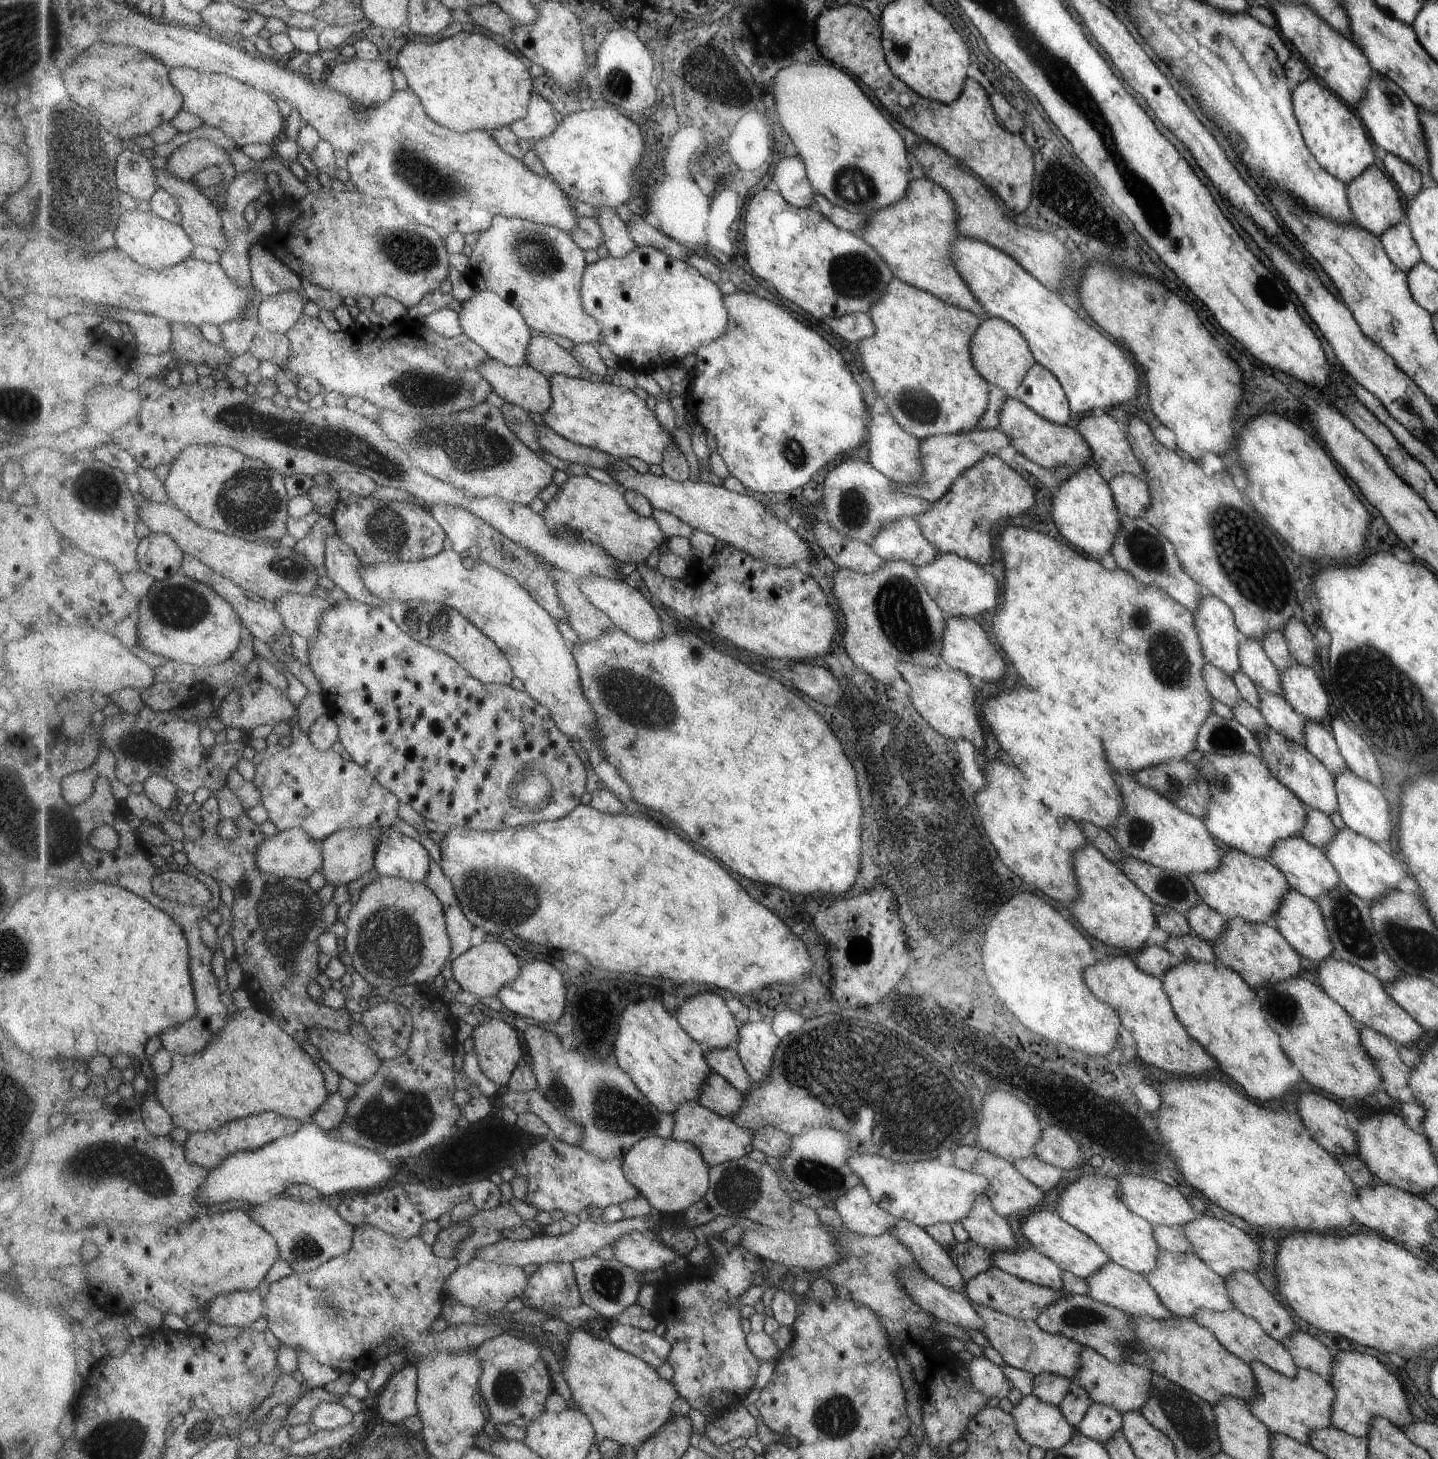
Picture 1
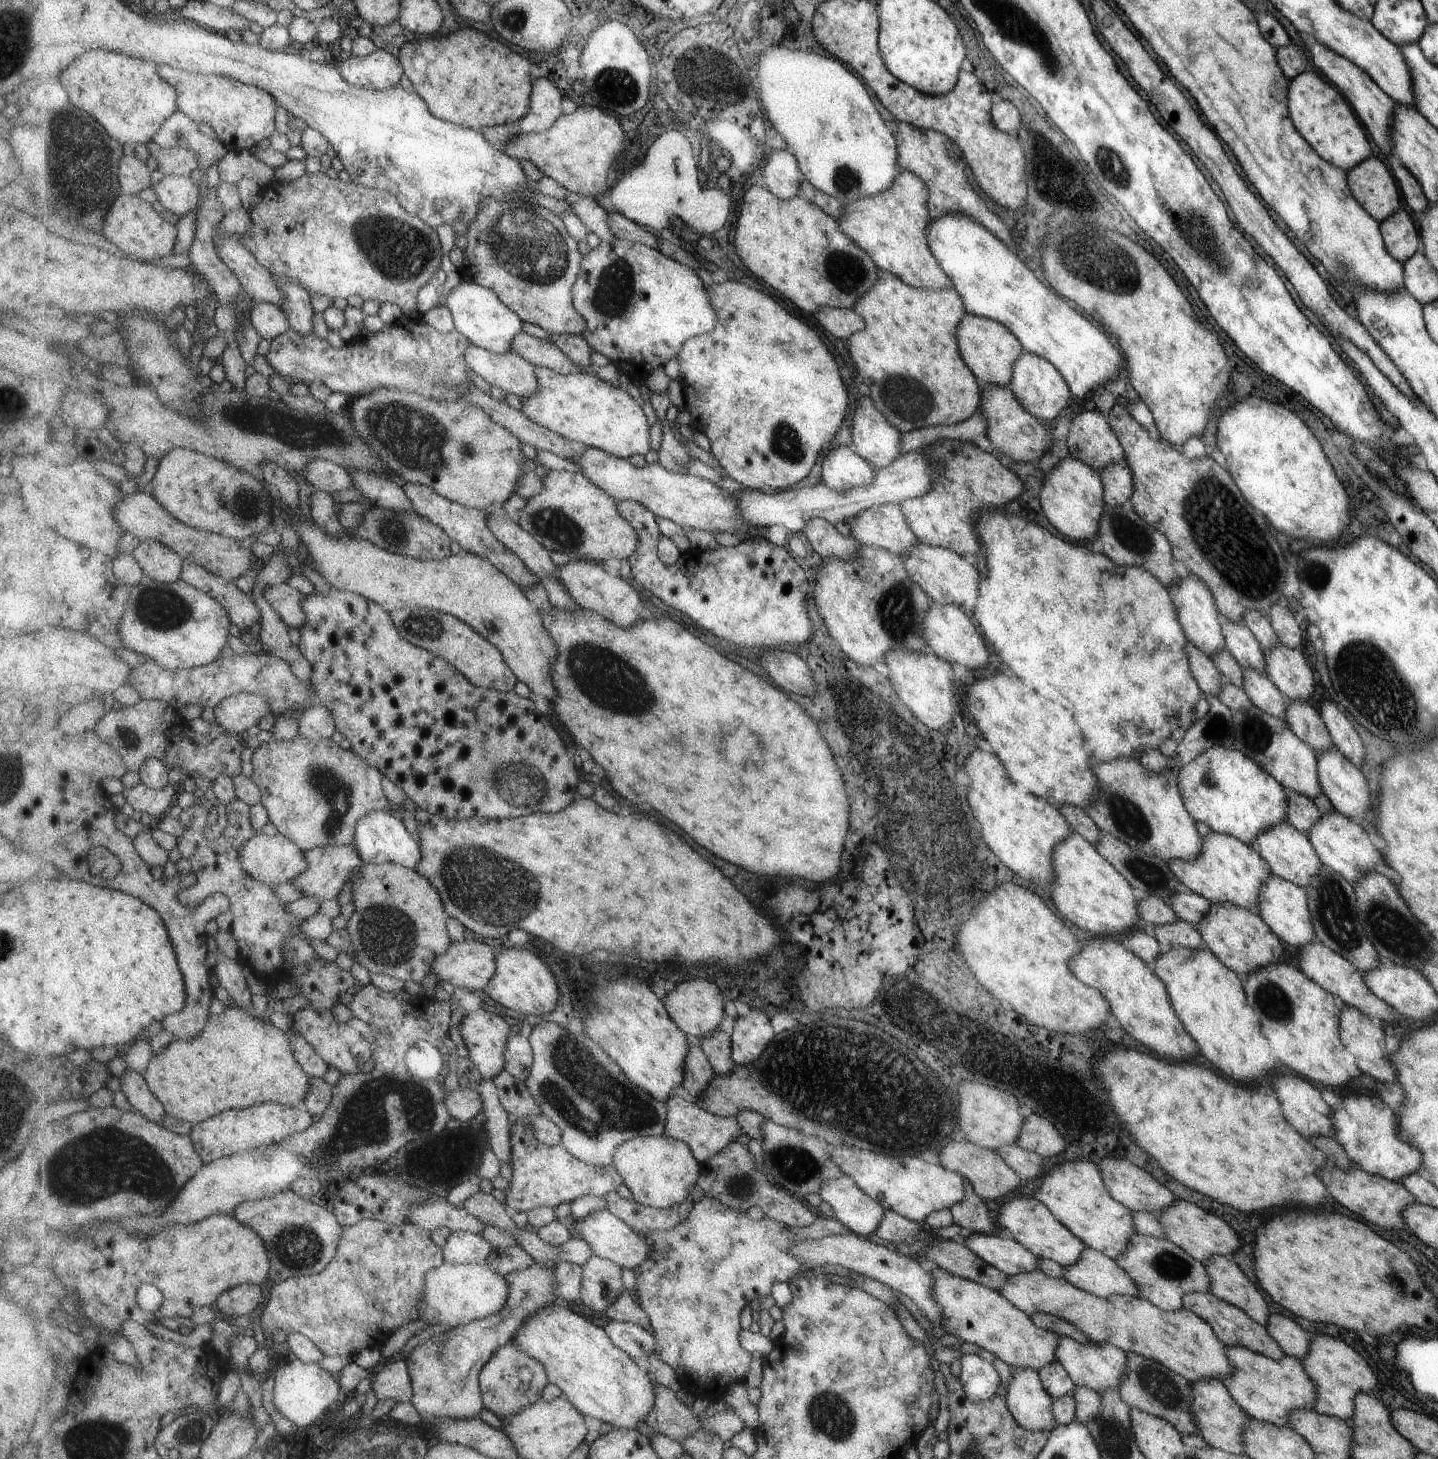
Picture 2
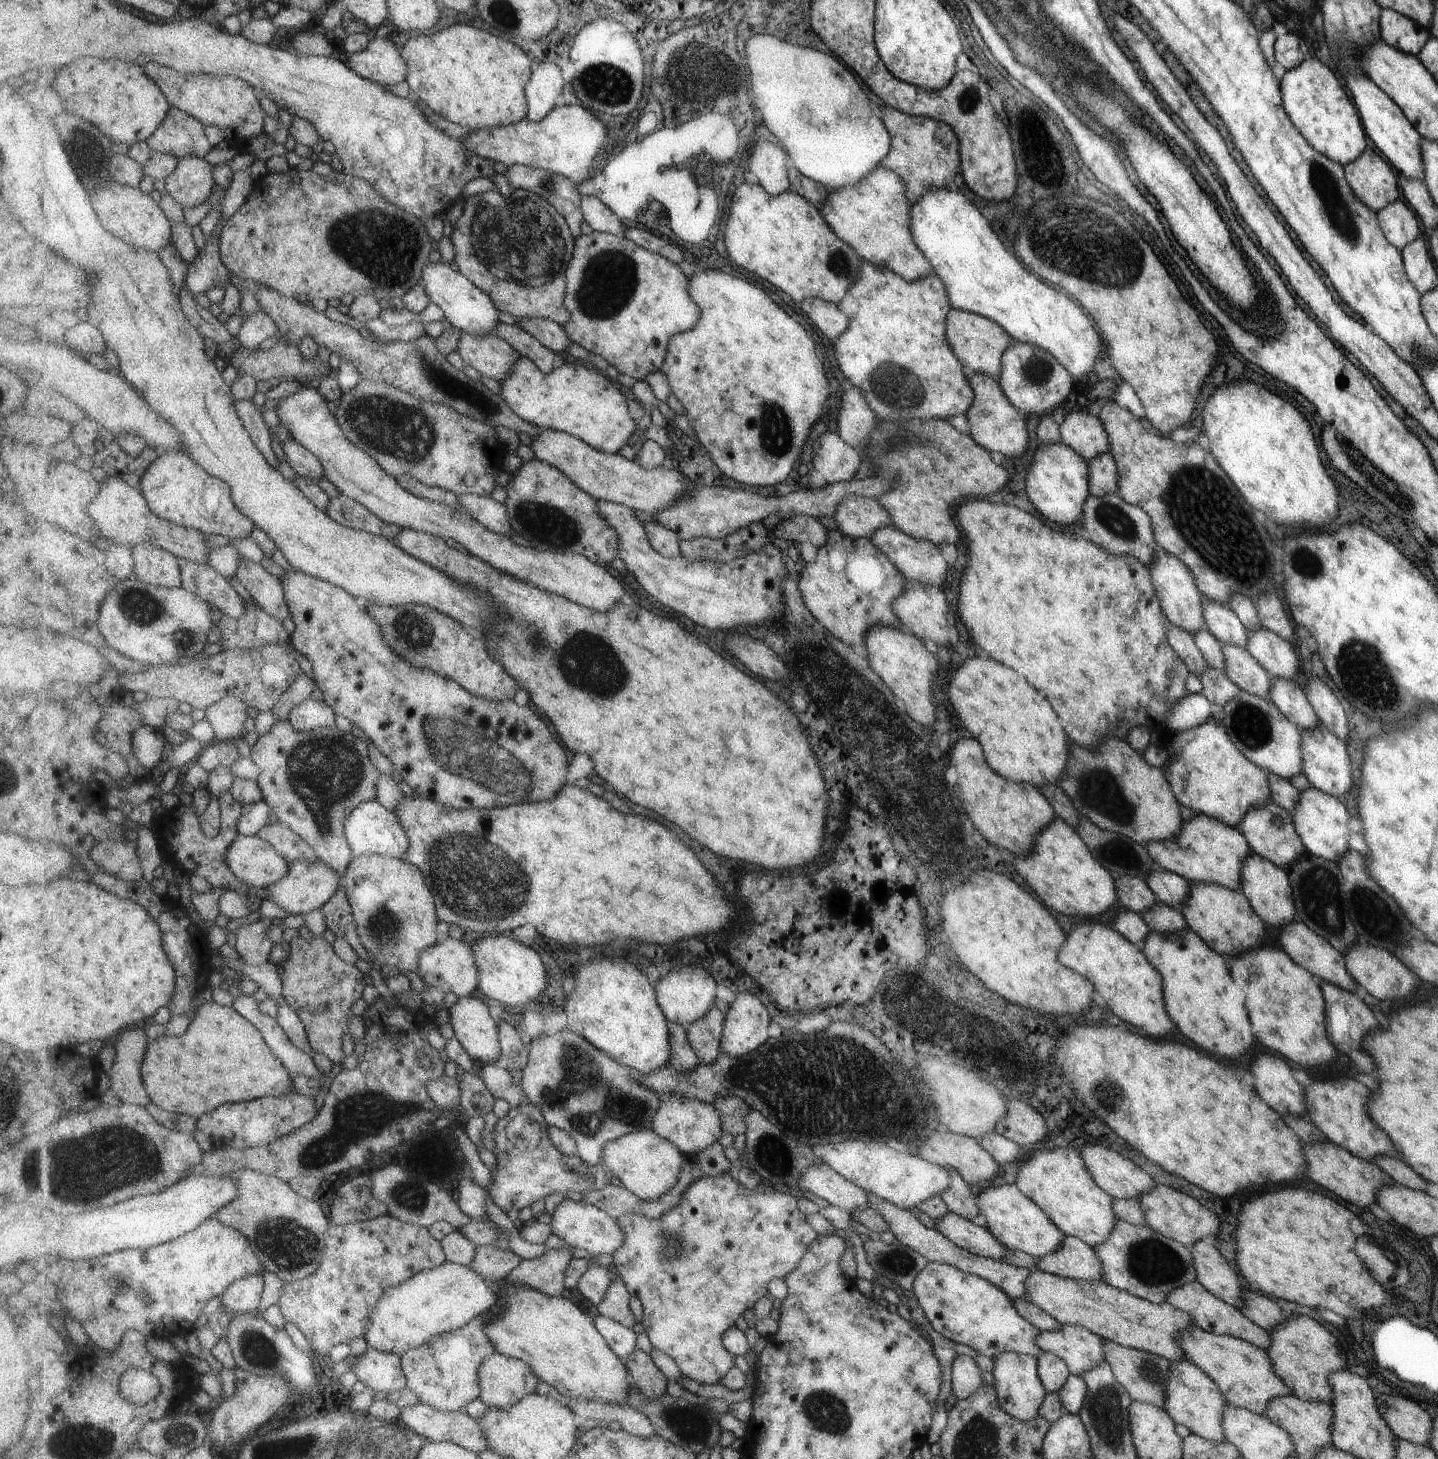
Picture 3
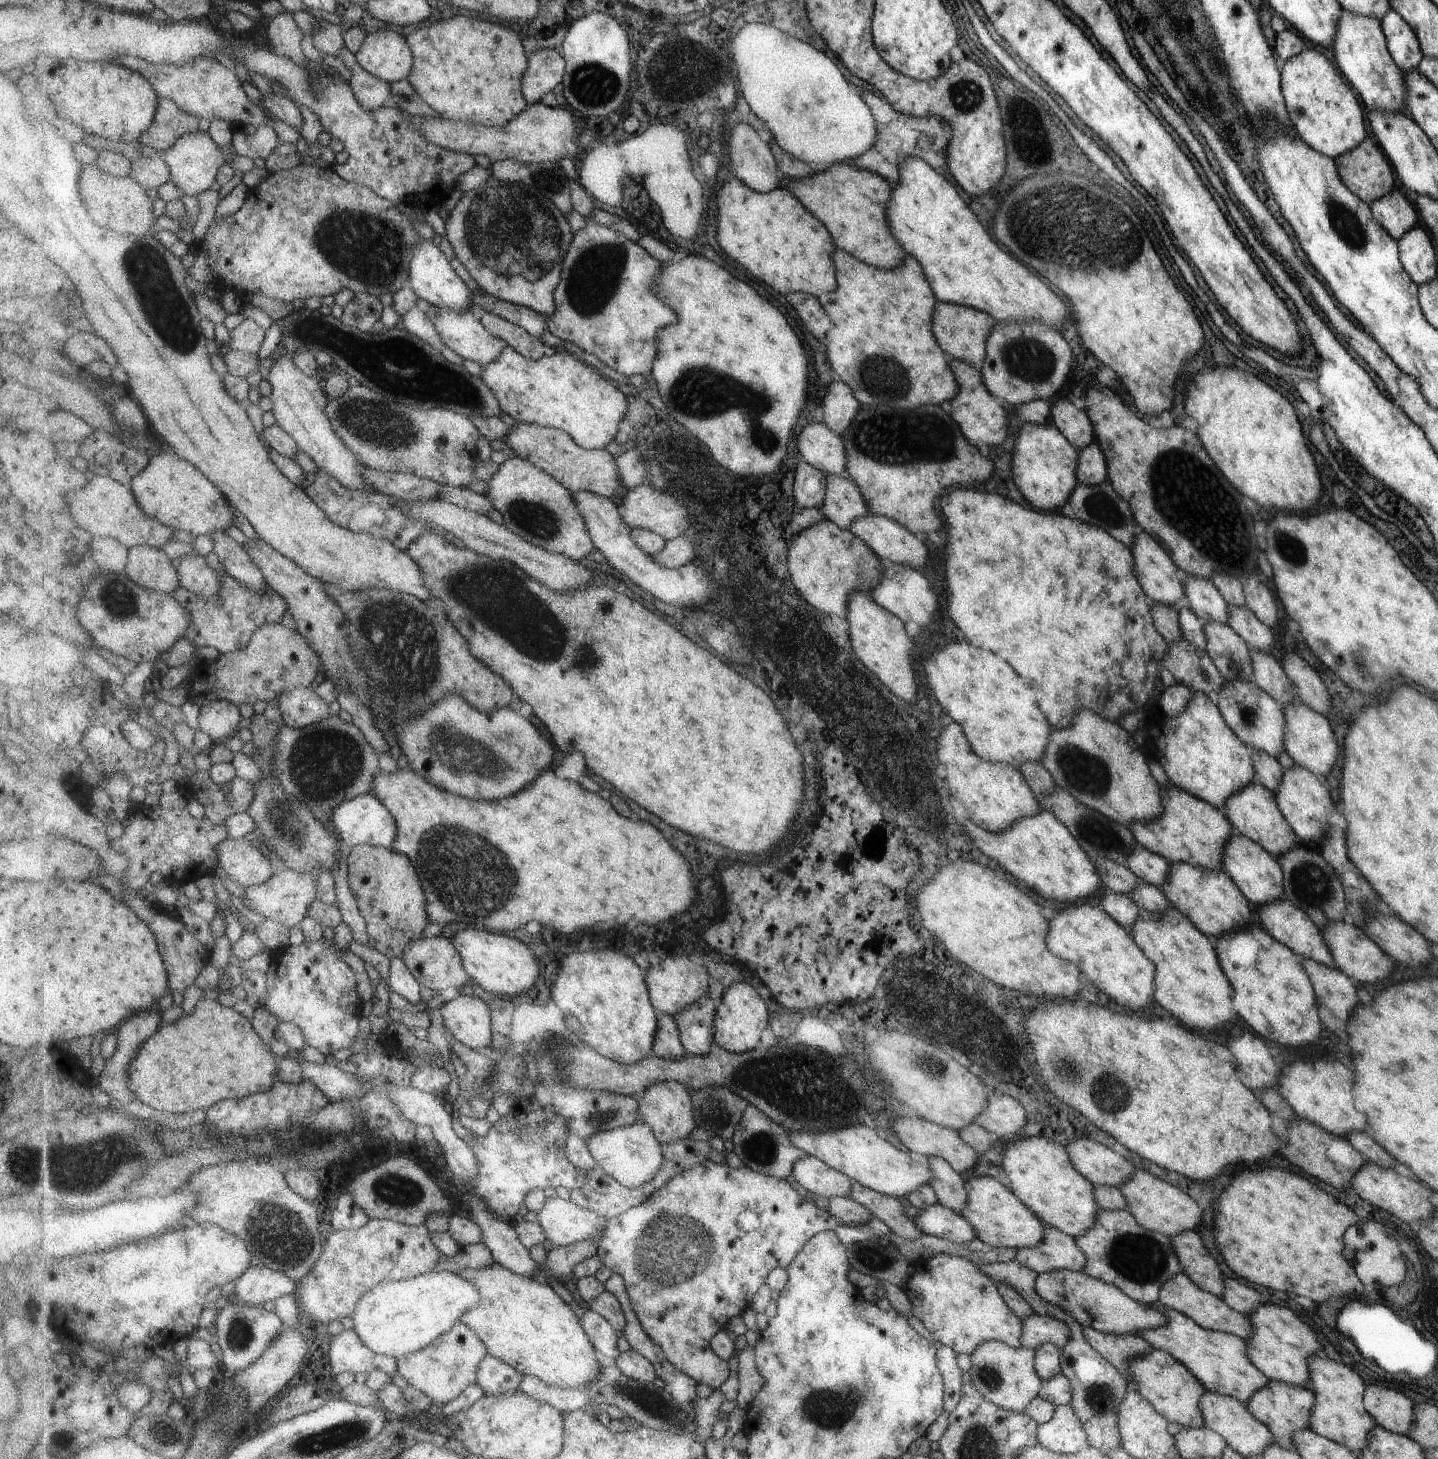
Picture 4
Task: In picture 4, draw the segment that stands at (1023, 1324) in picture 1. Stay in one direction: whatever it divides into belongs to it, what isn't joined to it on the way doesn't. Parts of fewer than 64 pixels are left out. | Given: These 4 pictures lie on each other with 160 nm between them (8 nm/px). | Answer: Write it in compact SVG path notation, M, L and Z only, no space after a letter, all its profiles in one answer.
M939 1253L927 1260L914 1259L913 1274L904 1282L906 1297L911 1303L912 1315L919 1319L925 1330L941 1345L951 1348L956 1354L971 1355L983 1340L1003 1341L1012 1347L1020 1346L1019 1335L1022 1334L1022 1323L1014 1312L1011 1312L1006 1301L998 1292L994 1281L983 1274L975 1263L963 1257Z

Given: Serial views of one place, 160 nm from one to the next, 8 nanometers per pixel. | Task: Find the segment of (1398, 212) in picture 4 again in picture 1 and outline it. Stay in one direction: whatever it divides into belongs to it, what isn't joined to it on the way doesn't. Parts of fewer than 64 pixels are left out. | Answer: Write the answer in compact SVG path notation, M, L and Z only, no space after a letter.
M1399 221L1379 236L1386 255L1404 273L1421 260L1421 253L1411 235L1407 222Z

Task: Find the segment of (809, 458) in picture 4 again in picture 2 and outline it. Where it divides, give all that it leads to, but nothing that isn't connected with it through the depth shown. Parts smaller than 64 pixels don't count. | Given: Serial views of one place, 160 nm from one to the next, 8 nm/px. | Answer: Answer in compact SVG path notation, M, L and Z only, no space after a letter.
M847 446L830 447L822 464L822 480L838 491L854 486L867 486L873 482L875 472L867 461Z

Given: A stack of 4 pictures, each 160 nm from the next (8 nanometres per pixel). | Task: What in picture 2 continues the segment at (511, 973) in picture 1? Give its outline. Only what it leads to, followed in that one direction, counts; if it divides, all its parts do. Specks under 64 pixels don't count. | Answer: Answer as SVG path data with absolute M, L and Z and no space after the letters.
M471 937L463 942L452 943L445 954L437 956L432 972L437 976L437 981L470 992L485 991L491 978L497 974L497 968L494 948Z

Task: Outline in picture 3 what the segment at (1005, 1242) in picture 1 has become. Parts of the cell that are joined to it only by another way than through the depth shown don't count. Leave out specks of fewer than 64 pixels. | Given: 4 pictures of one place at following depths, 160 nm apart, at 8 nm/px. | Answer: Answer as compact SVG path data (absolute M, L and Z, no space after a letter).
M949 1170L951 1186L941 1192L940 1198L945 1202L948 1213L955 1214L965 1220L970 1220L979 1214L979 1208L975 1206L975 1196L969 1190L969 1186L963 1182L959 1172Z

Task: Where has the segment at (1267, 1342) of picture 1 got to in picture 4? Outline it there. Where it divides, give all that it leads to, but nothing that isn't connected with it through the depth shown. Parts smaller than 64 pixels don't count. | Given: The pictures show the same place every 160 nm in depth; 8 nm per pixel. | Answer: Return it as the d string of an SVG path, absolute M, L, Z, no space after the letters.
M1178 1272L1170 1279L1167 1279L1159 1287L1158 1300L1164 1307L1175 1309L1185 1316L1191 1317L1195 1324L1211 1331L1223 1331L1243 1340L1251 1334L1251 1325L1247 1316L1243 1313L1235 1312L1230 1305L1226 1304L1222 1298L1215 1296L1213 1293L1205 1292L1200 1289L1185 1273Z

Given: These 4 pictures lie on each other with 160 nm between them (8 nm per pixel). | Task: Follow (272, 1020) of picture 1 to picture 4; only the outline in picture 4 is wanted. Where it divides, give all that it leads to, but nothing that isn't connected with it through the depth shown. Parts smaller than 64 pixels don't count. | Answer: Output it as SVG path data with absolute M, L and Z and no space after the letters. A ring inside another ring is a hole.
M202 997L195 1004L194 1009L192 1010L192 1014L183 1014L176 1021L161 1026L160 1029L149 1040L146 1040L146 1042L140 1046L137 1056L131 1061L131 1064L129 1065L130 1081L128 1087L137 1095L137 1099L140 1102L152 1107L155 1106L157 1110L165 1110L165 1112L185 1112L185 1110L189 1108L189 1104L193 1104L193 1102L201 1100L201 1096L203 1096L203 1098L207 1098L207 1096L209 1096L209 1098L211 1098L211 1104L215 1104L219 1098L242 1099L243 1097L255 1093L265 1092L277 1082L279 1065L279 1058L275 1056L270 1046L265 1045L265 1042L261 1040L261 1036L255 1032L255 1028L253 1028L253 1024L251 1024L251 1019L249 1017L246 1017L243 1013L237 1012L234 1007L228 1008L221 1006L221 1004L219 1004L217 1001ZM181 1090L183 1090L183 1094L187 1096L185 1100L181 1100L181 1098L179 1098L179 1096L181 1096Z

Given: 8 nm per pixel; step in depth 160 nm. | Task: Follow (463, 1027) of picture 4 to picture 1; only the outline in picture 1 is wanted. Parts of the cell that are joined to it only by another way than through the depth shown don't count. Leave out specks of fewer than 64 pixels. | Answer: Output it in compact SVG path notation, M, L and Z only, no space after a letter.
M488 1017L474 1027L471 1037L483 1073L497 1086L507 1086L514 1068L523 1060L517 1030L505 1020Z

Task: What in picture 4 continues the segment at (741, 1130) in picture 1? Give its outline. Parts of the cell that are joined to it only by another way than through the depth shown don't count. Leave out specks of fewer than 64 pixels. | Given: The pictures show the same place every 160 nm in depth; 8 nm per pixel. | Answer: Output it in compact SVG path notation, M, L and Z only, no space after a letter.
M677 1081L653 1083L637 1096L641 1122L647 1123L654 1130L655 1136L663 1145L675 1139L685 1138L698 1128L694 1102L689 1089L684 1084Z

